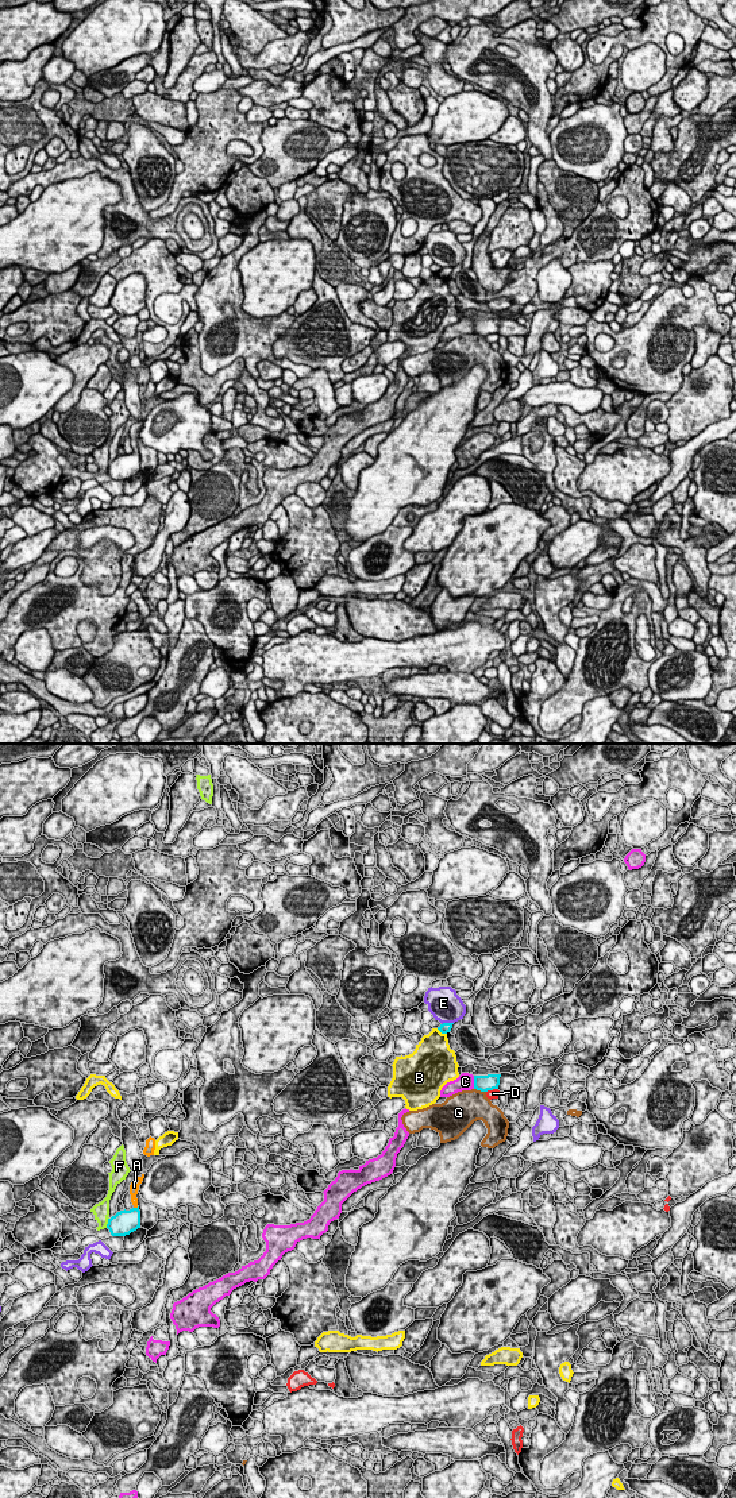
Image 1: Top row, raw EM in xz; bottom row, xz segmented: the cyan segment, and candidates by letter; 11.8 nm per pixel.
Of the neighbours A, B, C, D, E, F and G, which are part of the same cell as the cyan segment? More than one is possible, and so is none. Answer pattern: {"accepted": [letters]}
{"accepted": ["A"]}

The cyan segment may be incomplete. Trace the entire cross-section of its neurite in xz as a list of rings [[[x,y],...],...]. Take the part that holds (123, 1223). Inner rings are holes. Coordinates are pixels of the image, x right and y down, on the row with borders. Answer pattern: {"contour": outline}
{"contour": [[[144,1174],[136,1177],[130,1185],[131,1202],[134,1205],[130,1211],[120,1211],[111,1219],[108,1219],[107,1228],[112,1236],[126,1236],[140,1228],[140,1211],[138,1206],[138,1190]]]}

